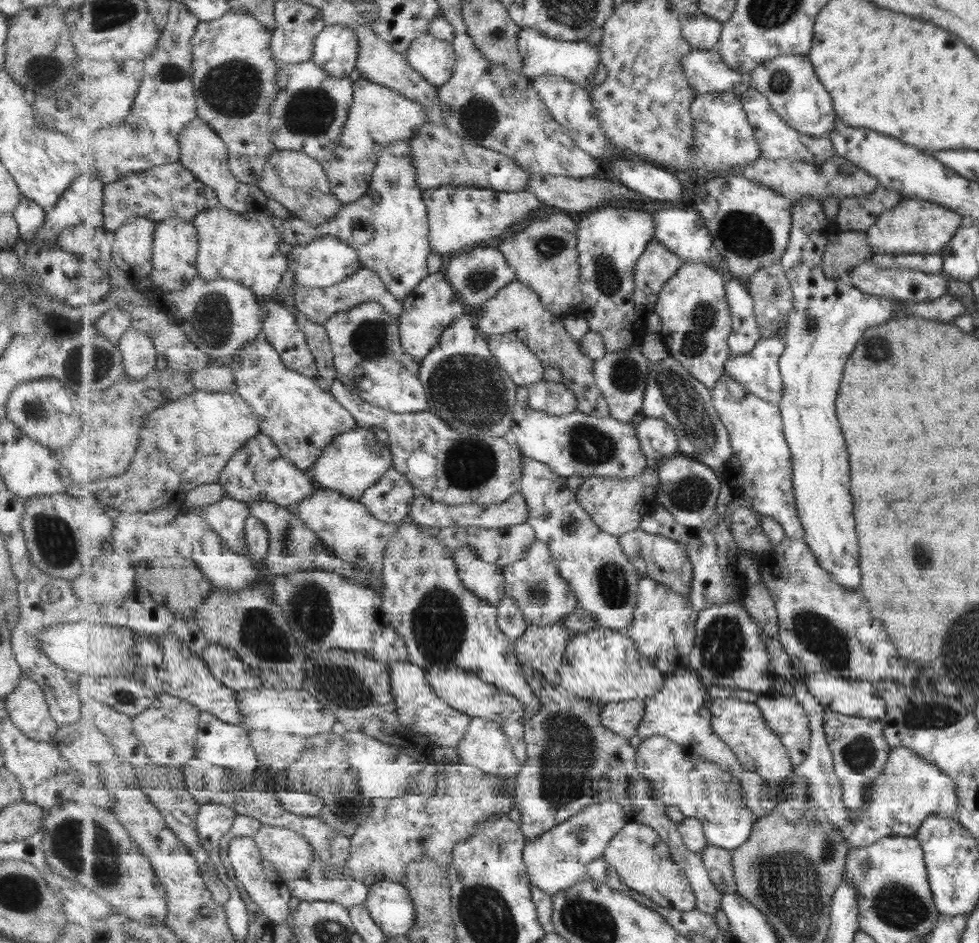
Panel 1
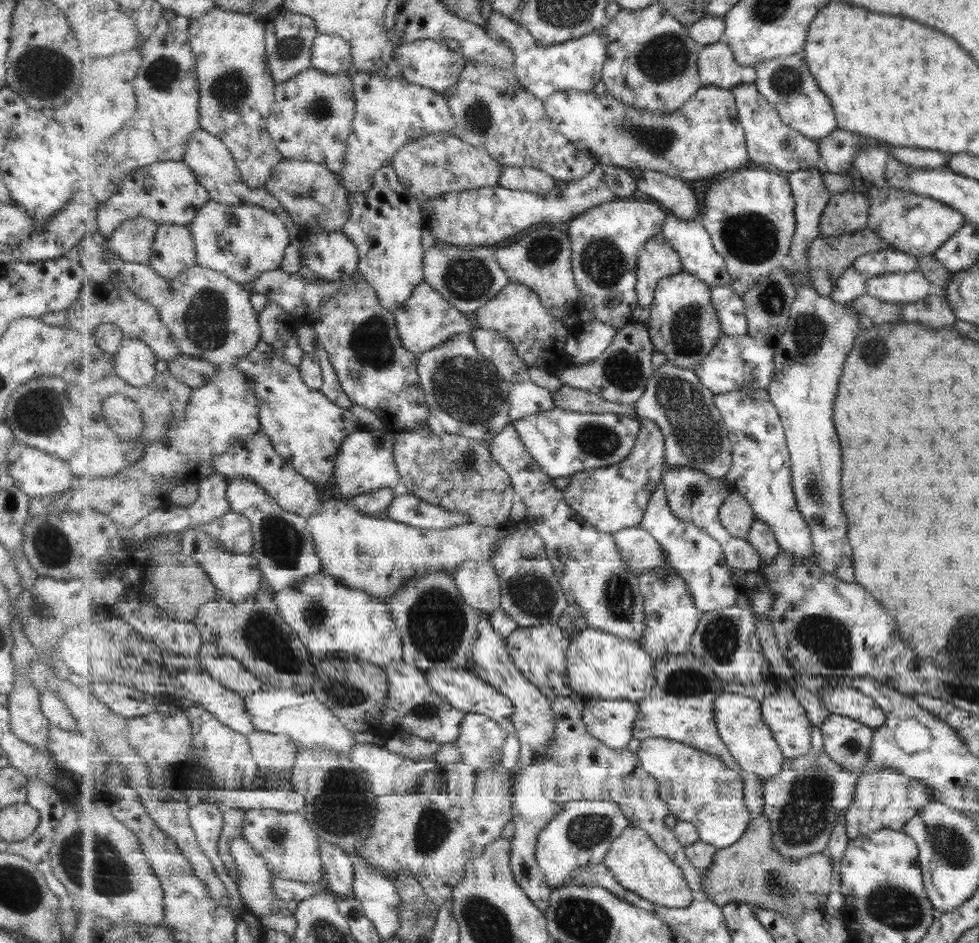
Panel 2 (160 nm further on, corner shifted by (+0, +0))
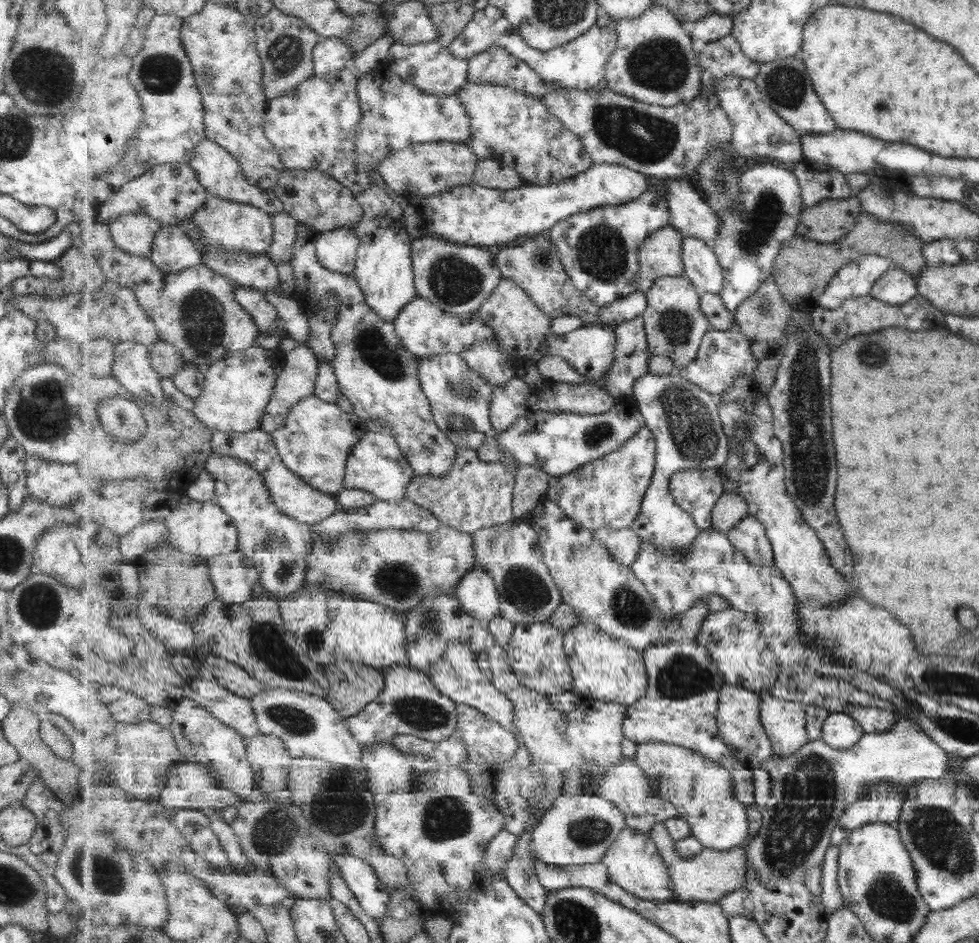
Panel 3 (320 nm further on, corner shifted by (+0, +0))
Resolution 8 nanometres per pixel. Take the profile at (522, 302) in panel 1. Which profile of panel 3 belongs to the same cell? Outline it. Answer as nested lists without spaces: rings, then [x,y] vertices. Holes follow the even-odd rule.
[[[503,277],[503,282],[489,296],[478,311],[480,317],[493,327],[496,336],[507,350],[508,354],[515,354],[516,357],[530,358],[541,352],[541,345],[544,345],[546,336],[552,333],[552,320],[539,305],[531,299],[528,292],[523,287],[517,285],[510,278]]]

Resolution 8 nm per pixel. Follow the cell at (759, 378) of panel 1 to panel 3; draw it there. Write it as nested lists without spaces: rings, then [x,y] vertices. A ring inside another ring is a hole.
[[[712,329],[703,337],[696,361],[691,362],[689,368],[680,368],[677,372],[693,384],[703,387],[703,390],[719,396],[731,388],[741,375],[747,375],[753,382],[759,364],[760,360],[755,359],[752,352],[752,342],[740,330]]]

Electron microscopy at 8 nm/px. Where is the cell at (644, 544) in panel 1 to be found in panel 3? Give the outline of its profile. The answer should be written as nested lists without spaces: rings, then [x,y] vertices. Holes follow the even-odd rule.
[[[632,527],[621,530],[600,528],[594,531],[594,535],[610,550],[617,562],[631,566],[637,560],[643,538]]]

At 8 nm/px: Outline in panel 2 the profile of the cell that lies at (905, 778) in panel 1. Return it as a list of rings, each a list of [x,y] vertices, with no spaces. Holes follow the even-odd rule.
[[[881,767],[864,774],[858,778],[853,804],[846,813],[847,835],[850,840],[857,840],[879,829],[901,832],[909,818],[915,817],[929,801],[933,801],[933,794],[928,786],[923,785],[921,781],[899,775],[893,769]]]

